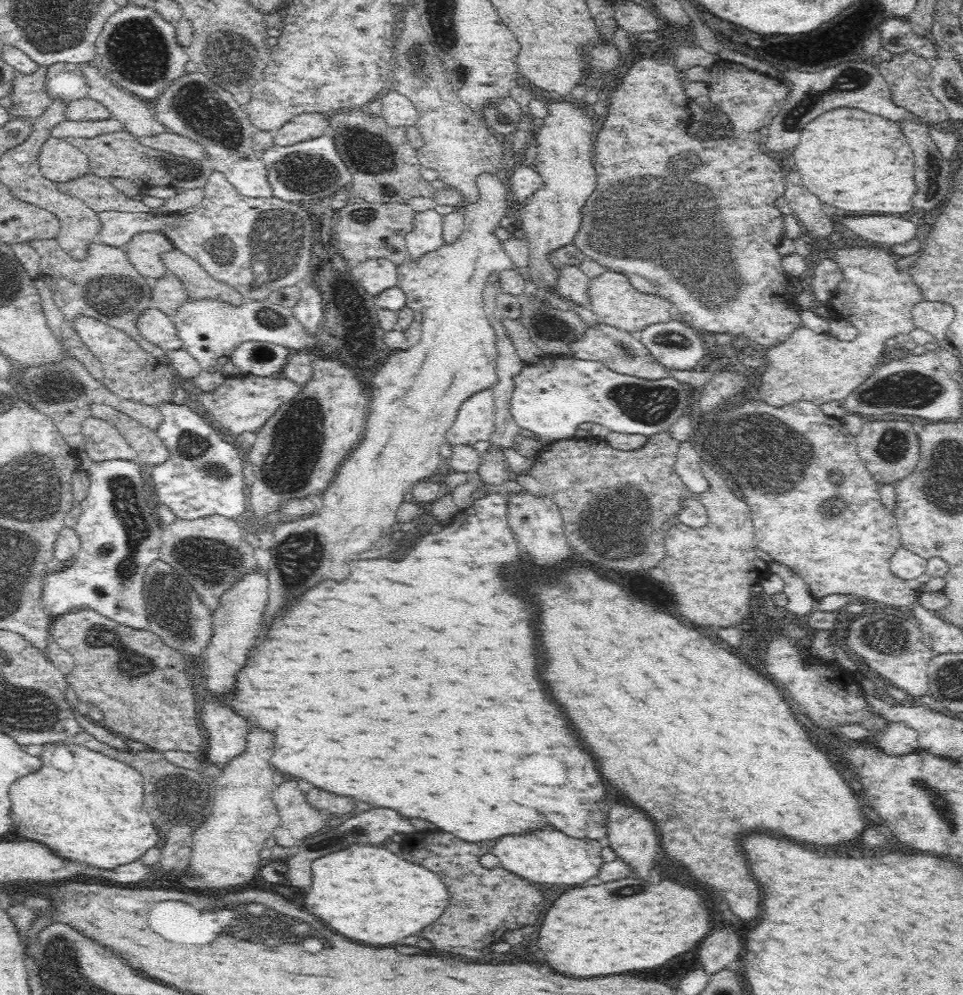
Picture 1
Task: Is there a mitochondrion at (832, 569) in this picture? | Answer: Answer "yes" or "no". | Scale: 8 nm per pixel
no

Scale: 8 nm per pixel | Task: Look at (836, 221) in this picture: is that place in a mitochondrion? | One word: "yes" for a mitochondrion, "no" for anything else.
no

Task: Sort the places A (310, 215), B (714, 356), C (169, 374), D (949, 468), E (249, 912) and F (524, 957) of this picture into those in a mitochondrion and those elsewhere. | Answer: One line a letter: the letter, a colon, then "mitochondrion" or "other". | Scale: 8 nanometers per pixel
A: mitochondrion
B: other
C: other
D: mitochondrion
E: mitochondrion
F: other

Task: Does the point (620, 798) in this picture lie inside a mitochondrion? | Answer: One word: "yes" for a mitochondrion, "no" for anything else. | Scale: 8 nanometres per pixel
no

